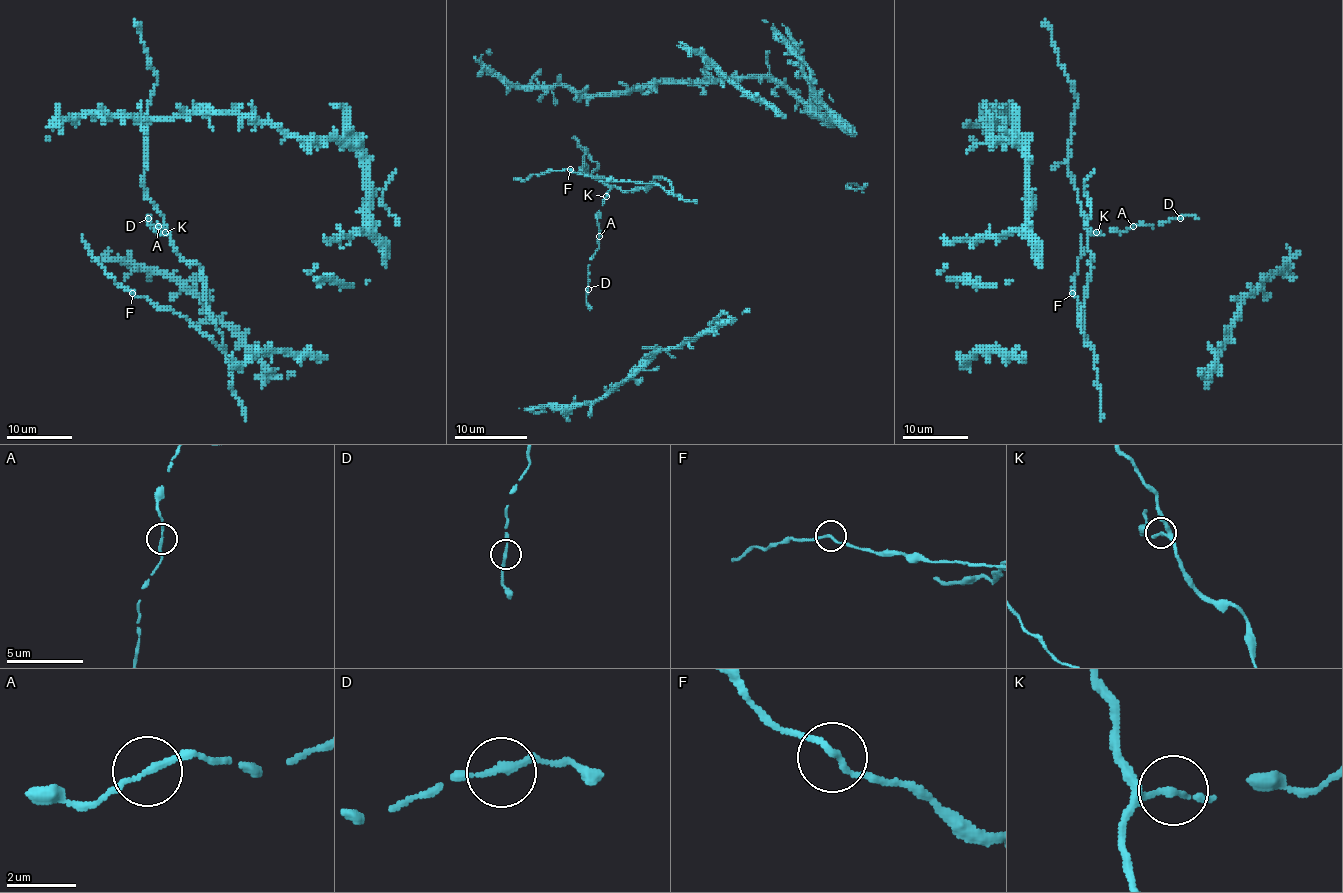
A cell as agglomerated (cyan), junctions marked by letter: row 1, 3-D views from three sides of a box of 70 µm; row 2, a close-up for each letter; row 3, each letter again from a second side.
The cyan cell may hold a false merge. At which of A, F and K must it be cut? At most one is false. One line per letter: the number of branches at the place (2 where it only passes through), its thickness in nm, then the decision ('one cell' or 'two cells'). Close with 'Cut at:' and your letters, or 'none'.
A: 2 branches meet; 160 nm thick; one cell
F: 2 branches meet; 170 nm thick; one cell
K: 2 branches meet; 160 nm thick; one cell
Cut at: none

